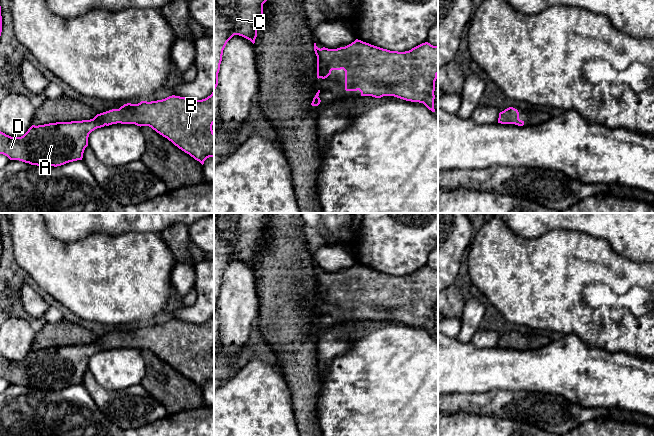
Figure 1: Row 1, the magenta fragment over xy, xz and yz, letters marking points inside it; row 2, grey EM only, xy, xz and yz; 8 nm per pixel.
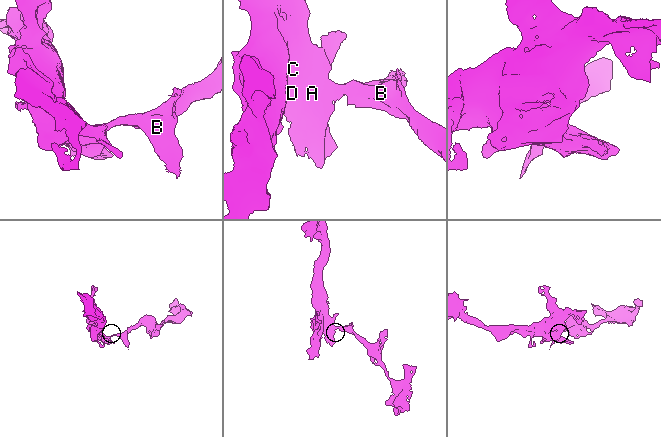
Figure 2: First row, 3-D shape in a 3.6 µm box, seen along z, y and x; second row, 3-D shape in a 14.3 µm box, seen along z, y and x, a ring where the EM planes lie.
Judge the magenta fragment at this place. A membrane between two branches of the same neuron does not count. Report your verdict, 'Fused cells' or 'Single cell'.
Single cell

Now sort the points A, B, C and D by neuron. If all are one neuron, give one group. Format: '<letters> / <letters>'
A B C D

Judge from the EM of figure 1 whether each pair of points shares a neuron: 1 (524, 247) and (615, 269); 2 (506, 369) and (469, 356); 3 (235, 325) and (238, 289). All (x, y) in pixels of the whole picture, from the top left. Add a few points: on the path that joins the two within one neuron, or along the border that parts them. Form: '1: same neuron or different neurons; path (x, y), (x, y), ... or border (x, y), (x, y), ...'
1: same neuron; path (547, 261), (592, 261)
2: same neuron; path (497, 369), (482, 369), (478, 365)
3: same neuron; path (236, 316), (238, 298)

